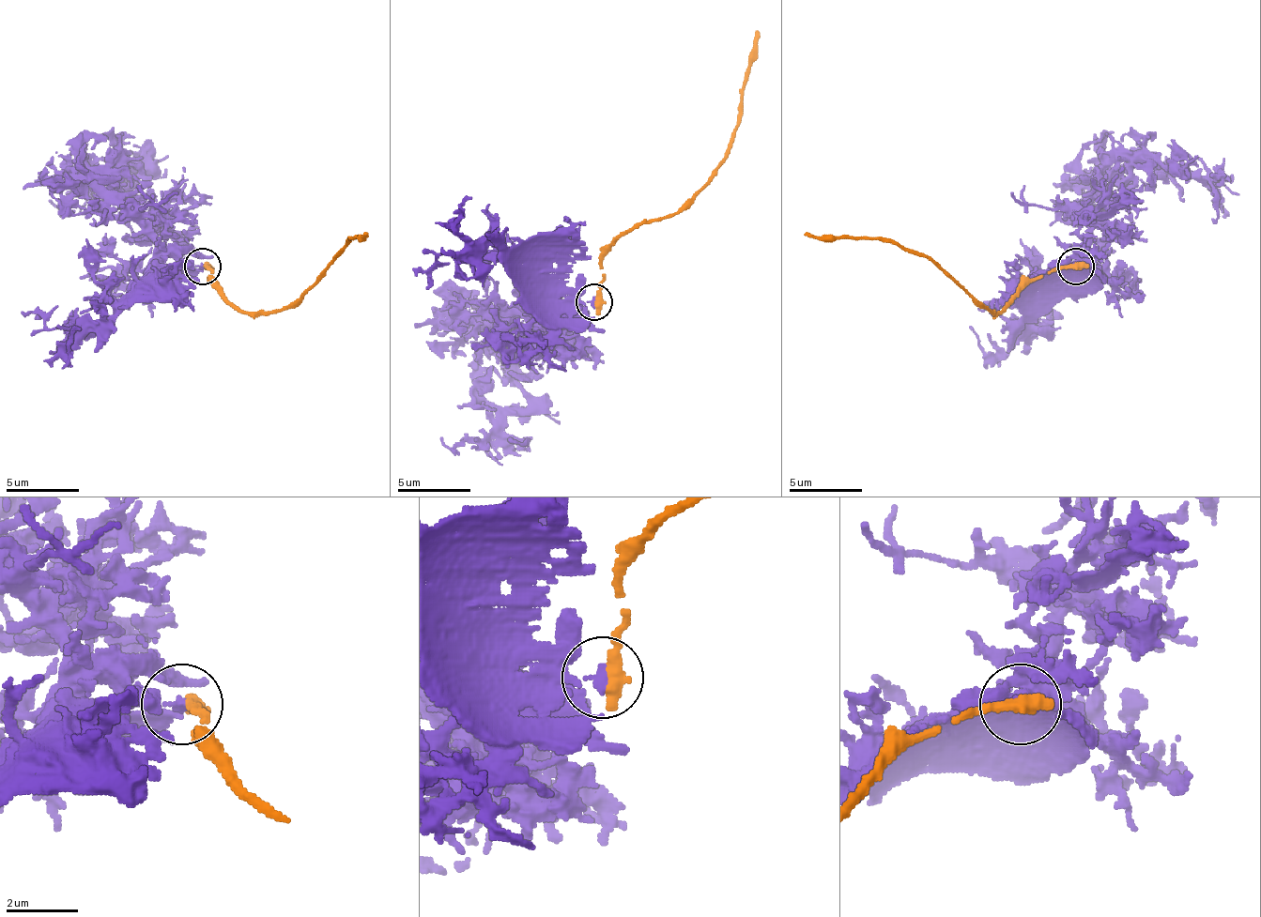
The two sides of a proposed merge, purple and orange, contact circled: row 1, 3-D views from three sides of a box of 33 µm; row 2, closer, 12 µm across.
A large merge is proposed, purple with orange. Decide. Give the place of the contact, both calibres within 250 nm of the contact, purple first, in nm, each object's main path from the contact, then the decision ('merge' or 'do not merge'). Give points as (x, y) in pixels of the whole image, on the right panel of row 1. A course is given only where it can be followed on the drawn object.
(1075, 266) | 220/480 nm | purple via (1074, 267), (1074, 255), (1093, 230), (1133, 193), (1155, 164), (1195, 172), (1221, 205), (1209, 201) | orange via (1074, 267), (1056, 267), (1030, 282), (1005, 307), (986, 311), (924, 255), (876, 237), (803, 234) | do not merge

